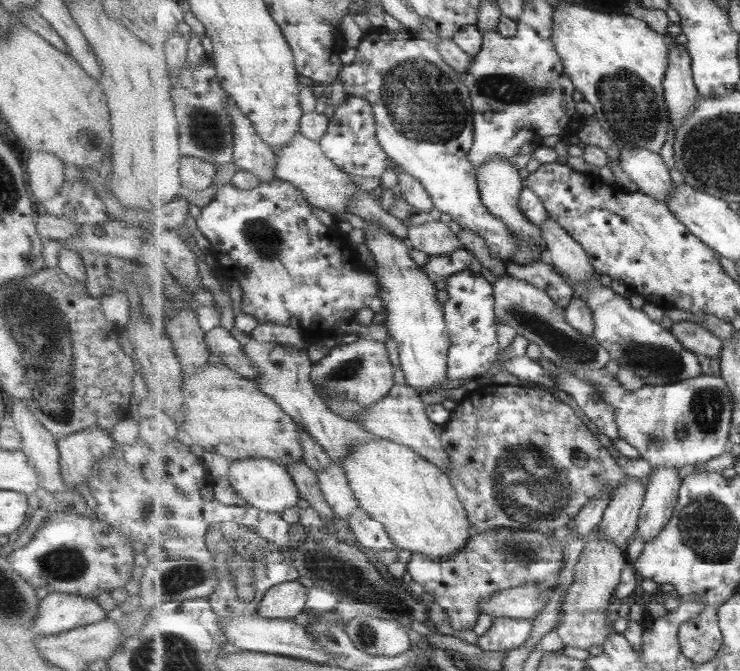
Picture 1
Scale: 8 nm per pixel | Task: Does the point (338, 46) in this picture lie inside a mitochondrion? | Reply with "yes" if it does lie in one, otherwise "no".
no

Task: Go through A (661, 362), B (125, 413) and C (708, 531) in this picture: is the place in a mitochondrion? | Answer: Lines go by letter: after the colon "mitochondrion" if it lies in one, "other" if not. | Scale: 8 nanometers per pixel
A: mitochondrion
B: other
C: mitochondrion

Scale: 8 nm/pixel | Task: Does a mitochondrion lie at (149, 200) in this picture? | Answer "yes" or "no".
no

